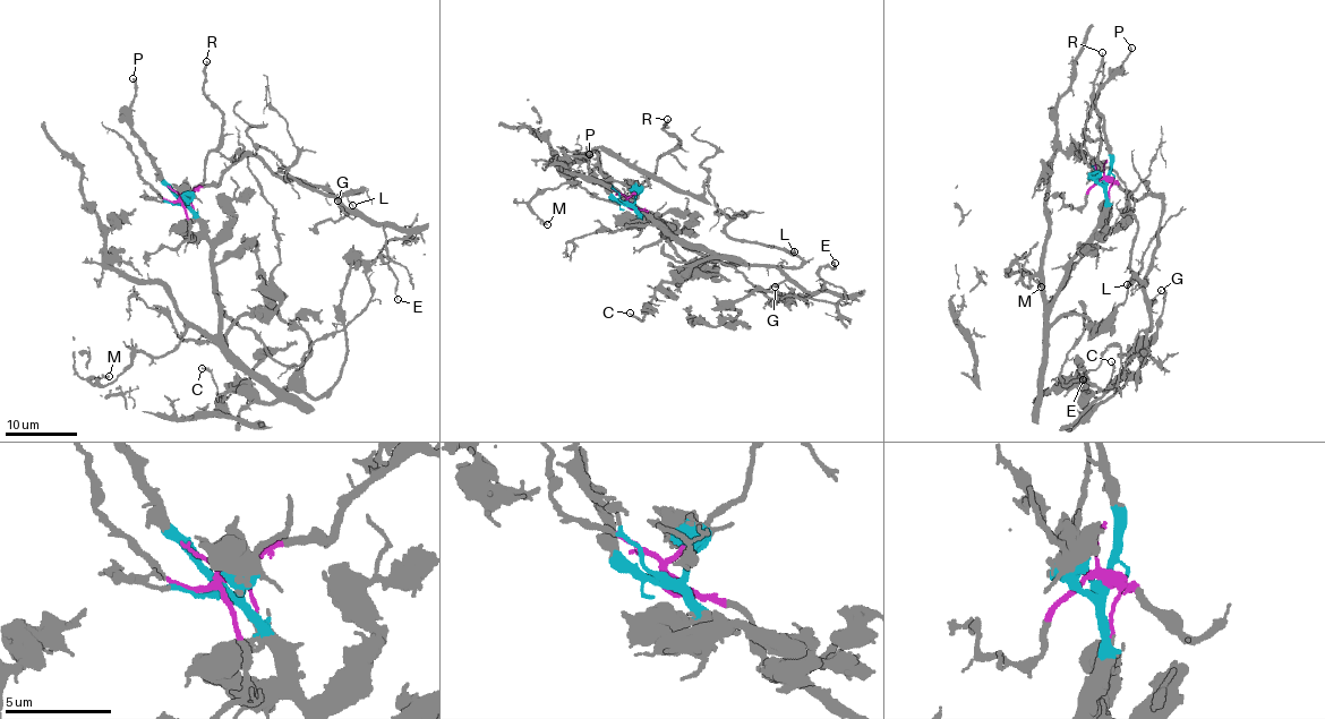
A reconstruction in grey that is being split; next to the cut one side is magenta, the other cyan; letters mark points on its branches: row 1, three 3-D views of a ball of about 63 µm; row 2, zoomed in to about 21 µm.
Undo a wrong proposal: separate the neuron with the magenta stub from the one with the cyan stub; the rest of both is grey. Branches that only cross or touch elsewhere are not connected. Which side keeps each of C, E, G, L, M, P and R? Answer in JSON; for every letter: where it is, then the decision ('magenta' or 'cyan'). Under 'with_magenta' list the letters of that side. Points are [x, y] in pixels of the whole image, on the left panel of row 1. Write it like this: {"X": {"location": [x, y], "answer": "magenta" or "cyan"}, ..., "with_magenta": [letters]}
{"C": {"location": [202, 368], "answer": "cyan"}, "E": {"location": [398, 299], "answer": "magenta"}, "G": {"location": [338, 200], "answer": "magenta"}, "L": {"location": [352, 205], "answer": "magenta"}, "M": {"location": [109, 376], "answer": "cyan"}, "P": {"location": [133, 78], "answer": "cyan"}, "R": {"location": [206, 61], "answer": "cyan"}, "with_magenta": ["E", "G", "L"]}

